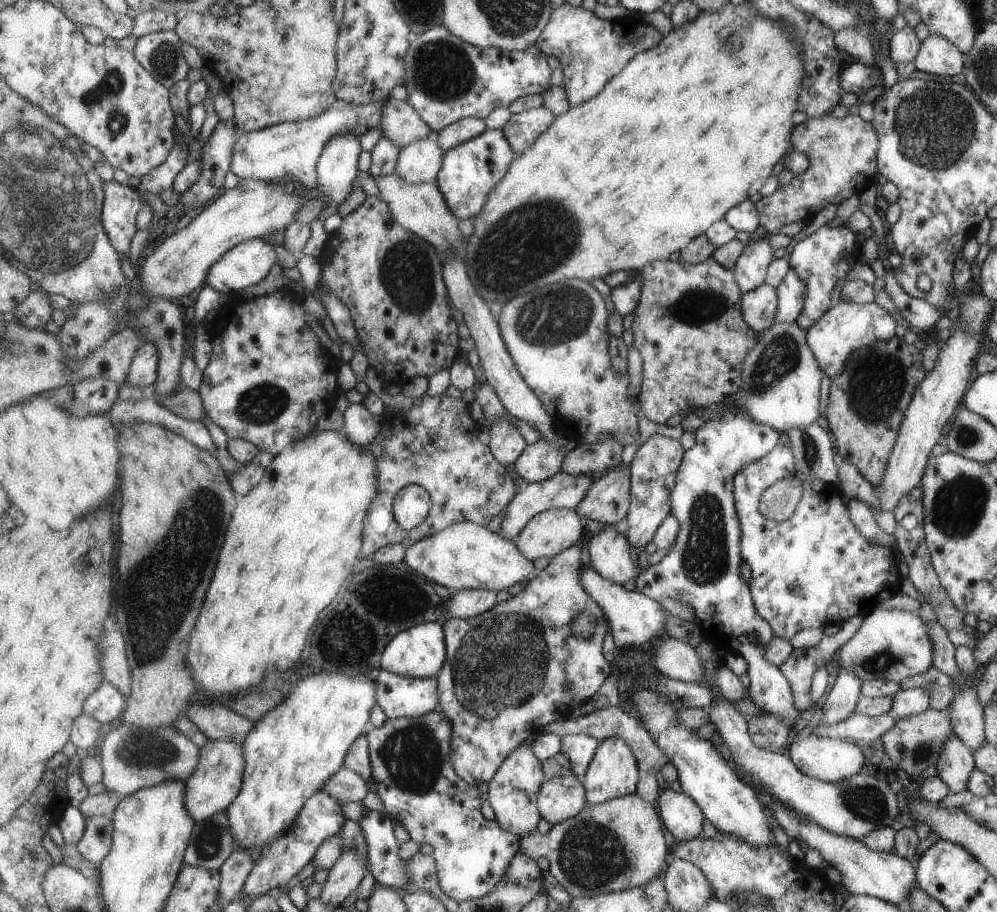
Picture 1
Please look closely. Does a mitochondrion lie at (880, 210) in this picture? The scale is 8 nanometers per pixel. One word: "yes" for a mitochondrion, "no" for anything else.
no

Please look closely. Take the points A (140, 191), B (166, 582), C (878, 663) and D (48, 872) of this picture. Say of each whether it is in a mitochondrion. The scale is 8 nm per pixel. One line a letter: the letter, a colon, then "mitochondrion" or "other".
A: other
B: mitochondrion
C: mitochondrion
D: other

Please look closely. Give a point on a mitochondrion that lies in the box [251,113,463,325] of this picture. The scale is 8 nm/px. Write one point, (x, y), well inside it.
(408, 266)

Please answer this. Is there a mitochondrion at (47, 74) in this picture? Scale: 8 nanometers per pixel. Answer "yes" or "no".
no

